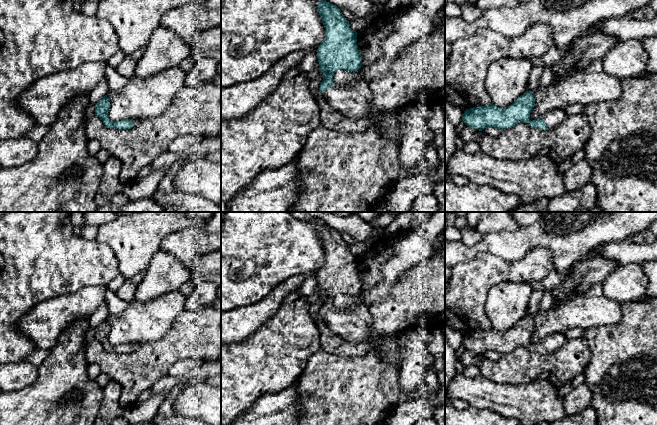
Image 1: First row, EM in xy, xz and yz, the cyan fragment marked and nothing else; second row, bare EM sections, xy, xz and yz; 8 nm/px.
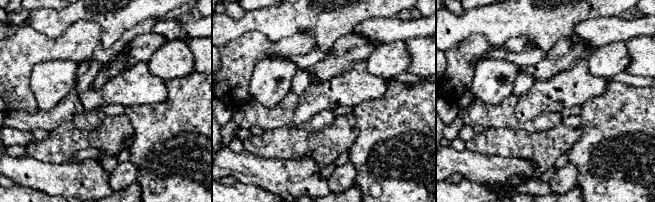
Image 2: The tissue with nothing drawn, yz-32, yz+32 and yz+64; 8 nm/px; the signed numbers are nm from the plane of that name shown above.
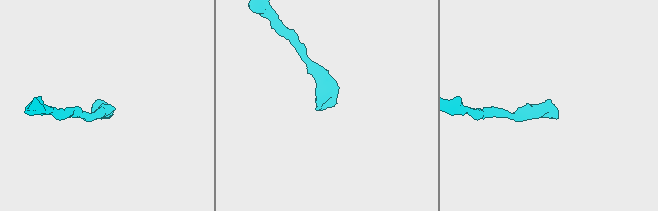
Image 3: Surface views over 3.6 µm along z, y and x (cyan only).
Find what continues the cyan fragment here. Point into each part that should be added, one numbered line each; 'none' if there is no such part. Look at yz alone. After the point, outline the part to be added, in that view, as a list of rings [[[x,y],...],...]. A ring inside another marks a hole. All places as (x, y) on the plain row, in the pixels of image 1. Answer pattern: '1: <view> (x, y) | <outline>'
1: yz (553, 342) | [[[555,333],[551,334],[543,339],[543,344],[548,353],[553,353],[560,349],[567,338],[564,336],[563,333]]]

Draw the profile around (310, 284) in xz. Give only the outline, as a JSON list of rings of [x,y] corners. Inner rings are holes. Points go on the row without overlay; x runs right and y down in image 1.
[[[311,275],[306,279],[300,291],[302,292],[303,295],[308,297],[314,293],[317,286],[318,286],[317,275]]]

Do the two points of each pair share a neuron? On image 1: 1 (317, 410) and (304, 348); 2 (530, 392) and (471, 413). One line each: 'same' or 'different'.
1: different
2: different

